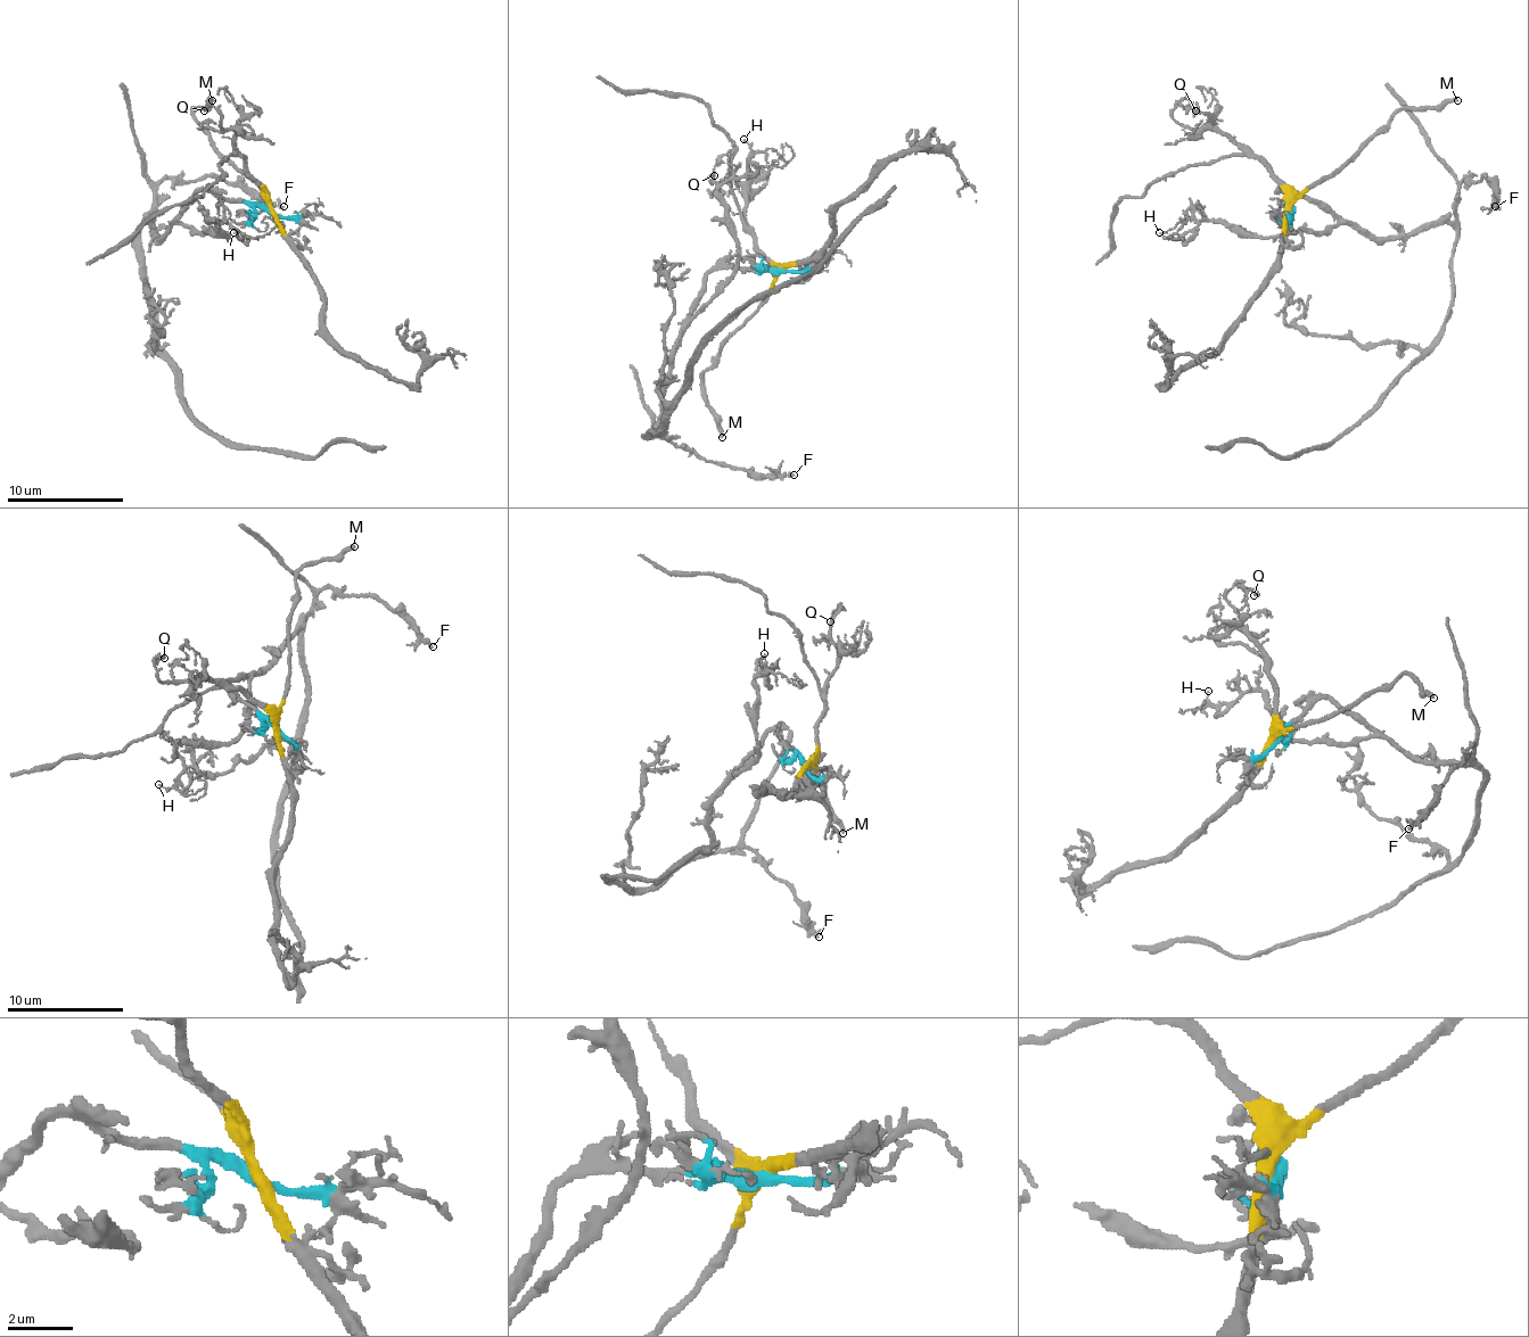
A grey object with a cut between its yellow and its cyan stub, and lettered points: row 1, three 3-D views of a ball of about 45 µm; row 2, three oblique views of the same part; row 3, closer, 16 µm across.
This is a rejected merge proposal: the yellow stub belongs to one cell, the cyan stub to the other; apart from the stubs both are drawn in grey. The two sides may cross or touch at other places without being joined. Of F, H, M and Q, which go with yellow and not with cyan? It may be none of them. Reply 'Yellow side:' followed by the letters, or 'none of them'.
Yellow side: M, Q

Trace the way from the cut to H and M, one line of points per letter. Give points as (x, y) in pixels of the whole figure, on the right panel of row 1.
H: (1290, 213), (1292, 190), (1316, 198), (1336, 222), (1281, 237), (1251, 237), (1208, 222), (1176, 239), (1159, 233)
M: (1290, 211), (1400, 108), (1427, 108), (1458, 100)

